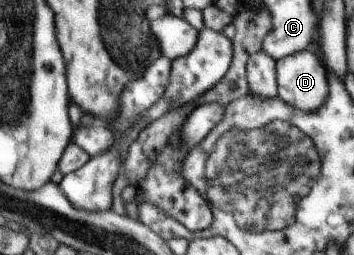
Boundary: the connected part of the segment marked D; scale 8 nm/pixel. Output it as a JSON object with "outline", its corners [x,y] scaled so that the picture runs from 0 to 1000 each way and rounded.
{"outline":[[[879,196],[788,231],[780,278],[791,388],[859,443],[898,435],[927,380],[921,275],[901,216]]]}

